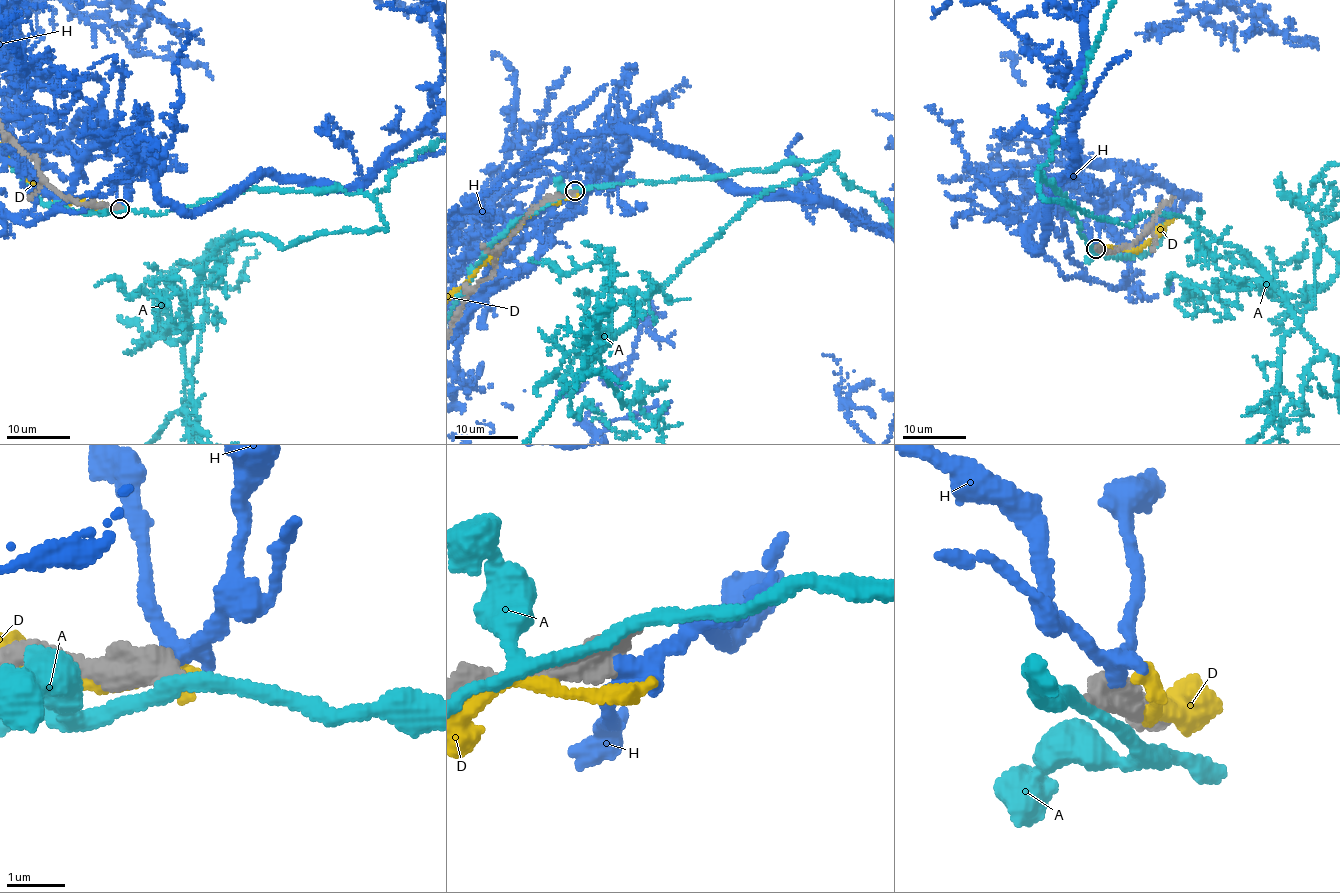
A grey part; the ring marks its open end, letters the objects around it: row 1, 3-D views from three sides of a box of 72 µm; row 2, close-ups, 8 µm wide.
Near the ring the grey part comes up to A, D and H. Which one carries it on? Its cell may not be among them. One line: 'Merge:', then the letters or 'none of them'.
Merge: none of them

